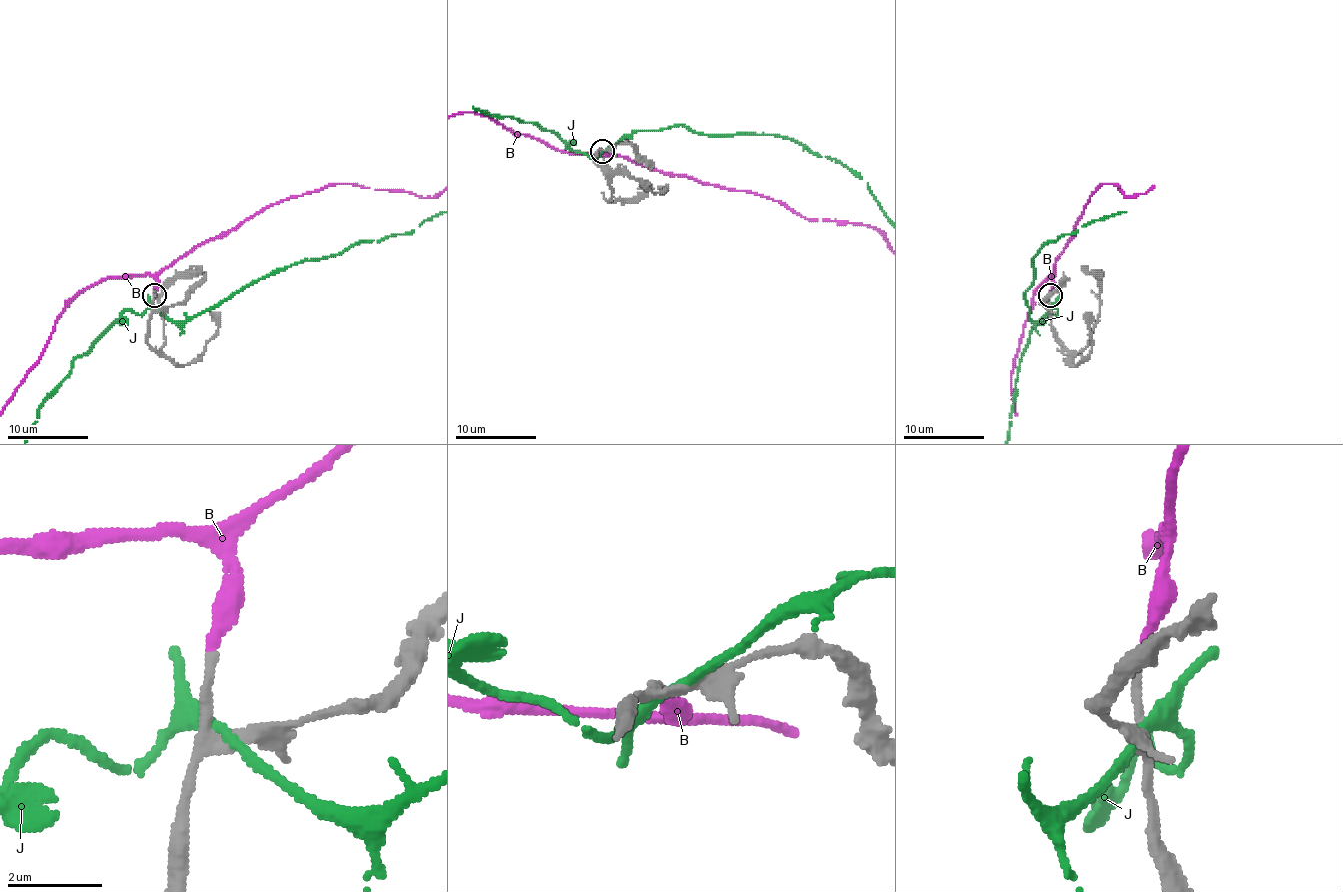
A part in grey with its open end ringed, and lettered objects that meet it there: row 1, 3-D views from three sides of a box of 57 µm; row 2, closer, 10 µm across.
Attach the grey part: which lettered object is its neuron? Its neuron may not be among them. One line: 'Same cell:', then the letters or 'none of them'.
Same cell: B

